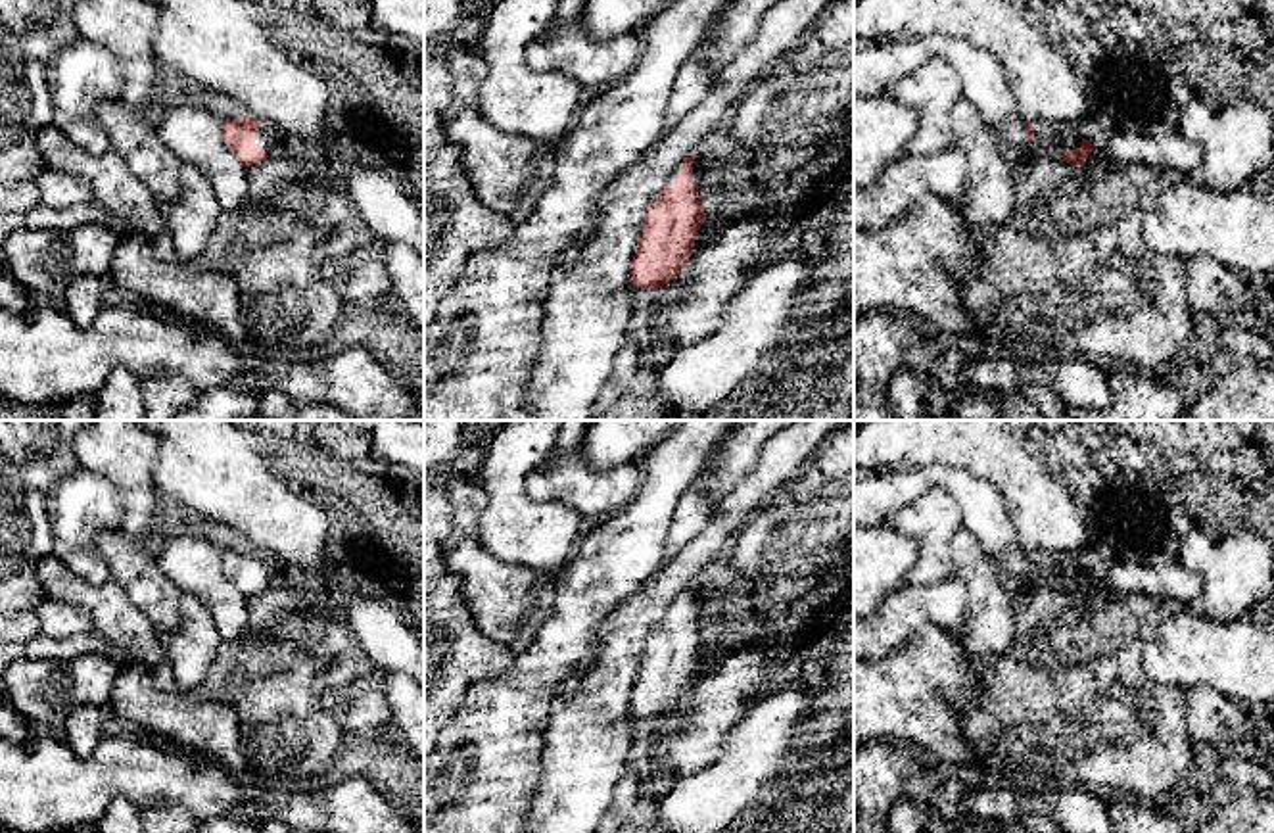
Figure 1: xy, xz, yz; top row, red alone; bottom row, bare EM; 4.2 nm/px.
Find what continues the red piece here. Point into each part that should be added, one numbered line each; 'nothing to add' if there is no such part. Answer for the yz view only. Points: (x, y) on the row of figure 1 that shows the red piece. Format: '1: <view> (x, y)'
1: yz (877, 70)

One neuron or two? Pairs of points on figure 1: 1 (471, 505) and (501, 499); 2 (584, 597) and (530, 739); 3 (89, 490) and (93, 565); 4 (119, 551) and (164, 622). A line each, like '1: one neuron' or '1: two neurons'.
1: two neurons
2: one neuron
3: one neuron
4: one neuron

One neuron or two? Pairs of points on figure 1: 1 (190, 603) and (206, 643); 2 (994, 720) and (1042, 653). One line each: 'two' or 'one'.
1: one
2: one

